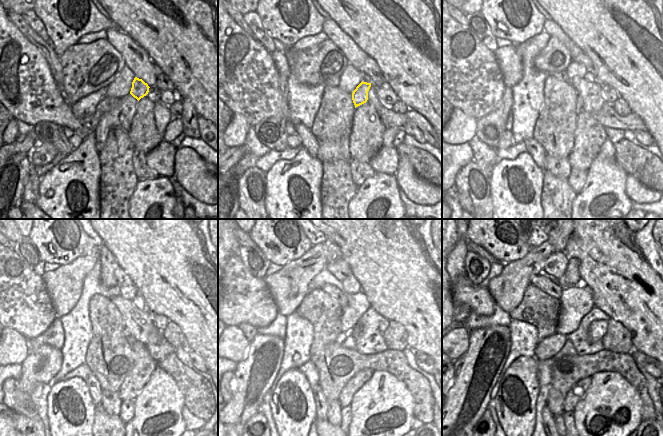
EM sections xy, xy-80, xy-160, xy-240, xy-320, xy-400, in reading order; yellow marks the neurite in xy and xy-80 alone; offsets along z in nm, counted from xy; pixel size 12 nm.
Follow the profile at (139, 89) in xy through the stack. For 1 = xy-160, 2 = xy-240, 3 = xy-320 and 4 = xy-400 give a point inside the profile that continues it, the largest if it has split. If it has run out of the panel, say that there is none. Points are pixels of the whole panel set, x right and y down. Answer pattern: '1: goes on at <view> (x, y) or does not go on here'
1: goes on at xy-160 (579, 103)
2: goes on at xy-240 (126, 333)
3: goes on at xy-320 (342, 336)
4: goes on at xy-400 (547, 348)

